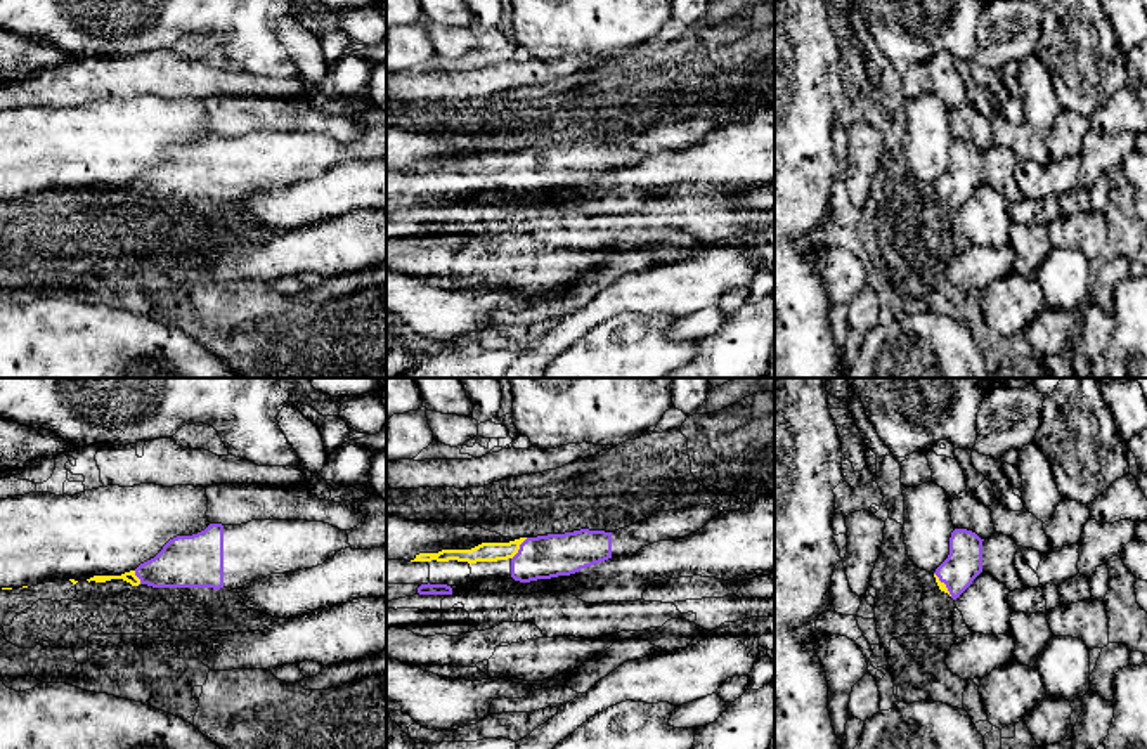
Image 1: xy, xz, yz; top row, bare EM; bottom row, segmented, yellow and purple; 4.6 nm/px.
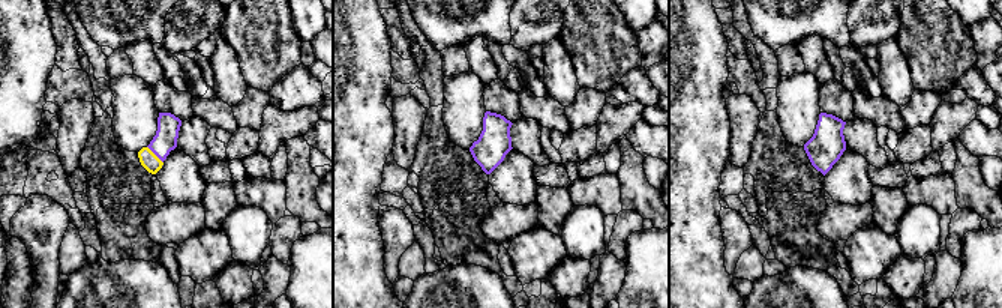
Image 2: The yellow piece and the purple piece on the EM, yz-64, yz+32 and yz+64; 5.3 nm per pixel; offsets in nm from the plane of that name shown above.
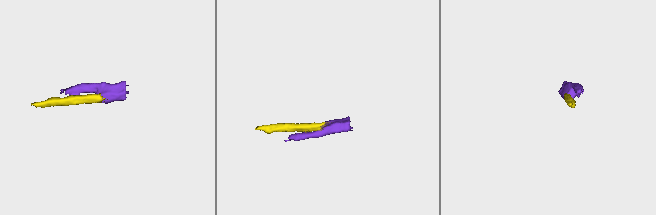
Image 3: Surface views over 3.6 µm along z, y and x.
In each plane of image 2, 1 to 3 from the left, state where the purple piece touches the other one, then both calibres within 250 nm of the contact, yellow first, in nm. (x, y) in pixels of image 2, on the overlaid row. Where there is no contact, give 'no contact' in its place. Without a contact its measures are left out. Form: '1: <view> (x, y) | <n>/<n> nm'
1: yz-64 (155, 155) | 90/130 nm
2: no contact
3: no contact

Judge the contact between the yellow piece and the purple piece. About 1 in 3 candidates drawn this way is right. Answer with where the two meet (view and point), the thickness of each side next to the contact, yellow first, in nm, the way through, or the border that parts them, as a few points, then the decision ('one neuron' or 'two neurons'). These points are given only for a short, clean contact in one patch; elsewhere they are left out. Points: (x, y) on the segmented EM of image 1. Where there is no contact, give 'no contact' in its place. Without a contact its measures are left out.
xz (518, 548) | 100/200 nm | across xz (487, 552), (518, 548), (531, 557), (543, 557) | one neuron

